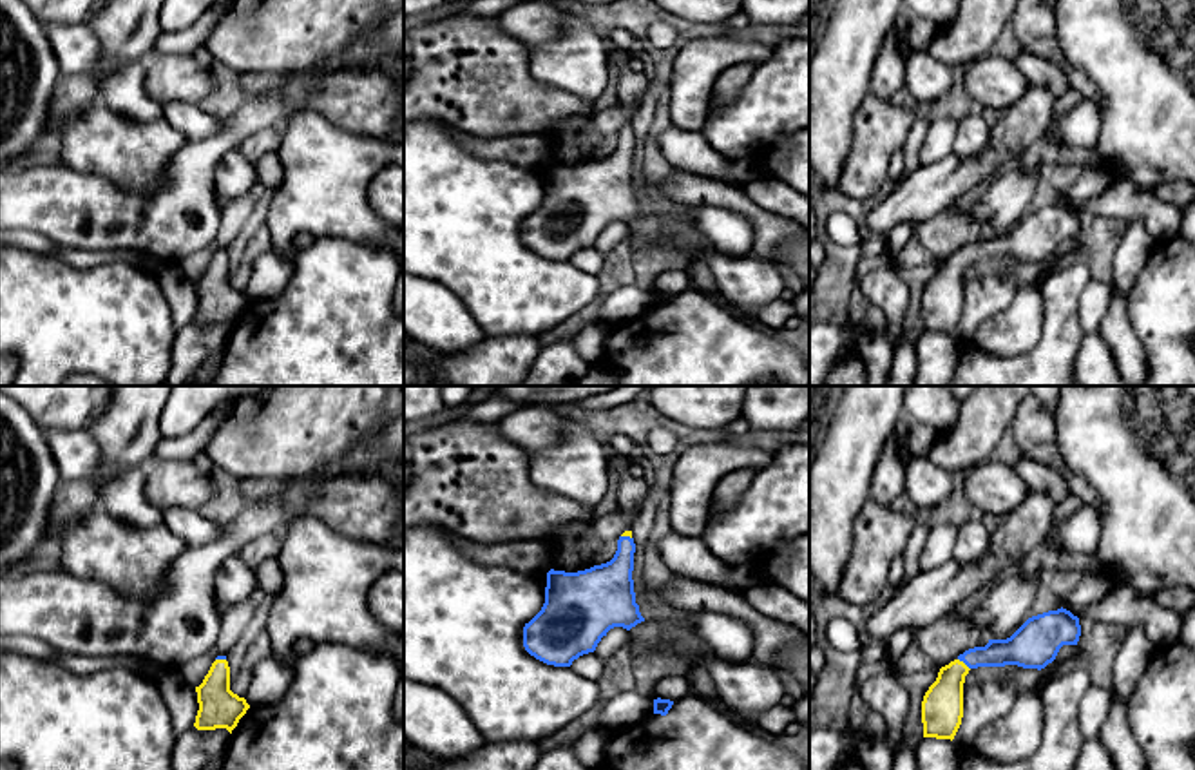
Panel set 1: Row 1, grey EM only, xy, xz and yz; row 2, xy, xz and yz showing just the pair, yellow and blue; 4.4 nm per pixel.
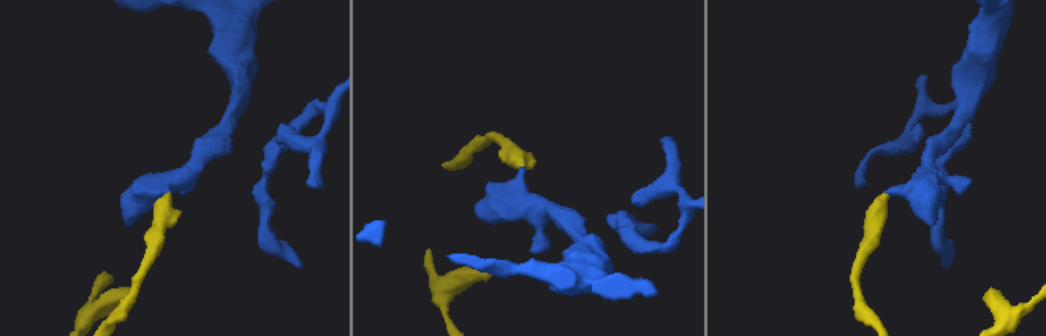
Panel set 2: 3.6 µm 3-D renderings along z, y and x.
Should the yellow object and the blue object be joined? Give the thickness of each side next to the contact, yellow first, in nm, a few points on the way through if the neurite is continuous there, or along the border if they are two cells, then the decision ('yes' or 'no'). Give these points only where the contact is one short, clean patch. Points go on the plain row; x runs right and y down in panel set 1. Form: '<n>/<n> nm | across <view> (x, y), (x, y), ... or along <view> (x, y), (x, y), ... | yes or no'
190/140 nm | across yz (942, 303), (949, 274), (964, 258), (976, 250), (1018, 243) | yes

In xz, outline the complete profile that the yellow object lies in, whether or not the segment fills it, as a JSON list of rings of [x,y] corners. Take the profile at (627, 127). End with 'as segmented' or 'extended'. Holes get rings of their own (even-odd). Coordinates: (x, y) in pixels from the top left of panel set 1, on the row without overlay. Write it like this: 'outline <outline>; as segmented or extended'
outline [[[625,125],[610,156],[578,167],[550,163],[545,197],[523,221],[525,245],[547,259],[570,261],[610,223],[645,216],[634,187],[634,147],[632,125]]]; extended

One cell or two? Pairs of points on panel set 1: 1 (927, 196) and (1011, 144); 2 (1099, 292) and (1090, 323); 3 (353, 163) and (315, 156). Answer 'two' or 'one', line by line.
1: one
2: one
3: one

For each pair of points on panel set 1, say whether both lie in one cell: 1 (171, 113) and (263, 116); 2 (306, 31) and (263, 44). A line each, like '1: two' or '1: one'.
1: two
2: one

